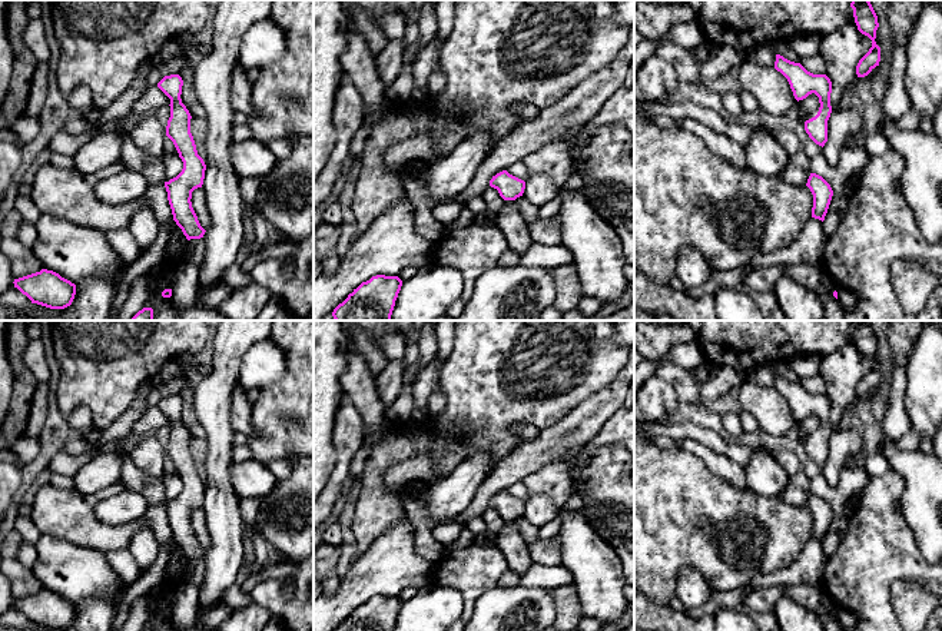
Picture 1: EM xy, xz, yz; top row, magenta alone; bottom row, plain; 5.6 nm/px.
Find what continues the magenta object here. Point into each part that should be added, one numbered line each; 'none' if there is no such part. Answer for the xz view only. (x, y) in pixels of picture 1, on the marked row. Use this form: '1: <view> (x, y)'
none

